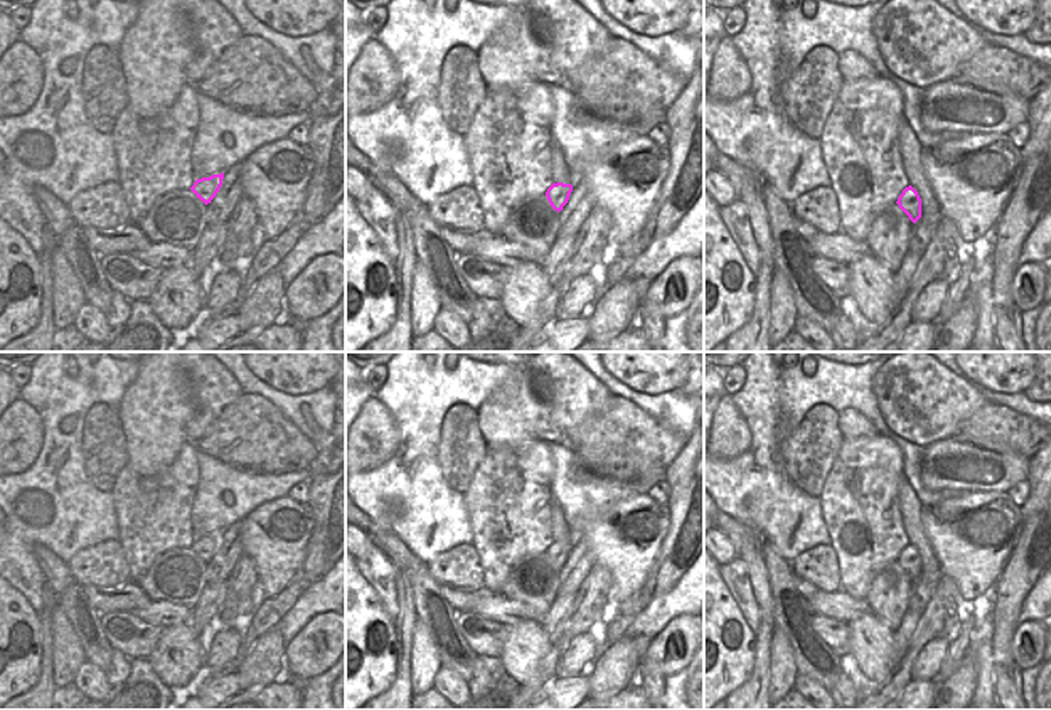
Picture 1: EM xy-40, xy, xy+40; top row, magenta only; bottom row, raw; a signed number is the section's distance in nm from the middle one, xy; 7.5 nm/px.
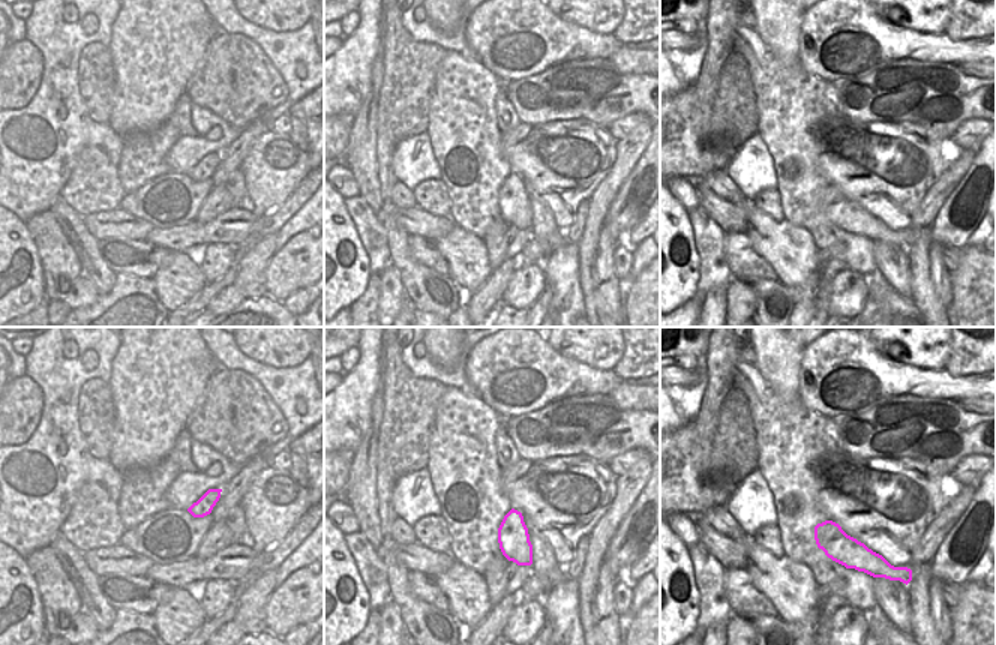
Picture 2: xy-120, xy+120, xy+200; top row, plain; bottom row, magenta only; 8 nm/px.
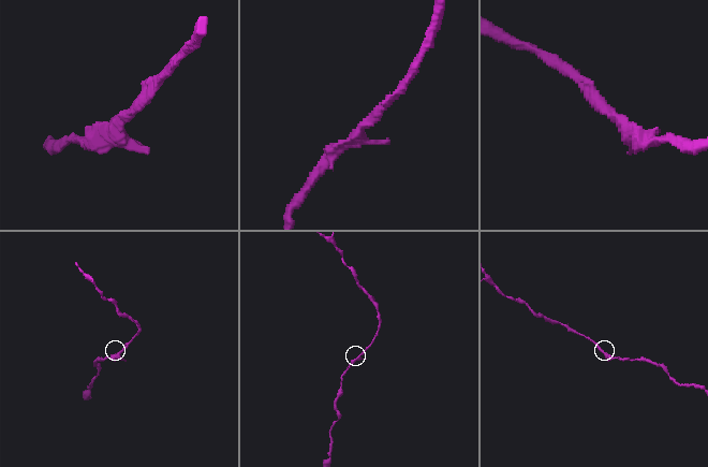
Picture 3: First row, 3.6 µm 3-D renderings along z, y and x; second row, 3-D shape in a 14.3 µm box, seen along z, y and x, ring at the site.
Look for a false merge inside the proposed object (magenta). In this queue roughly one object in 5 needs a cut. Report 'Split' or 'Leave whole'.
Leave whole.

